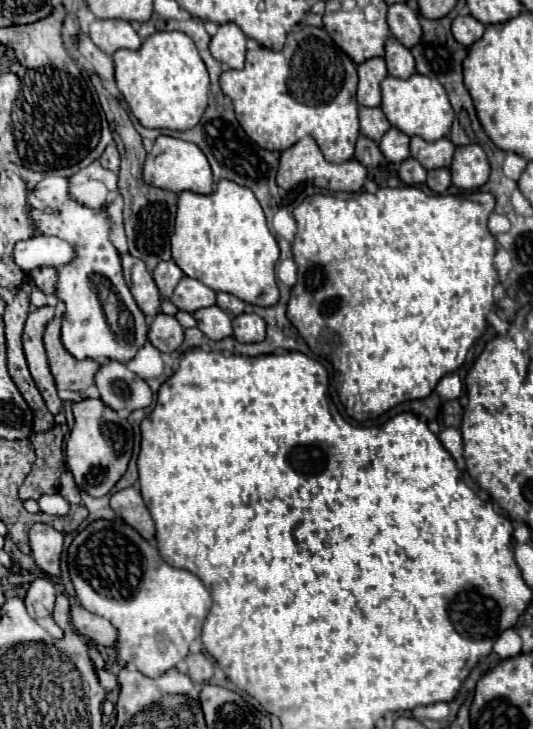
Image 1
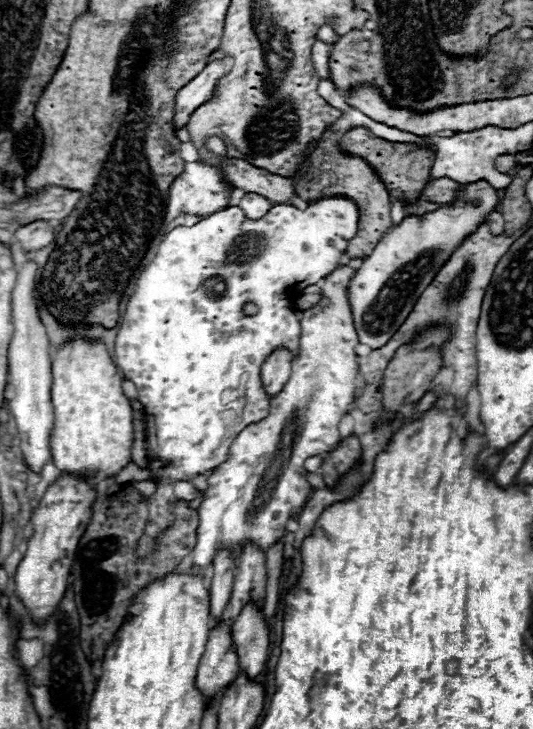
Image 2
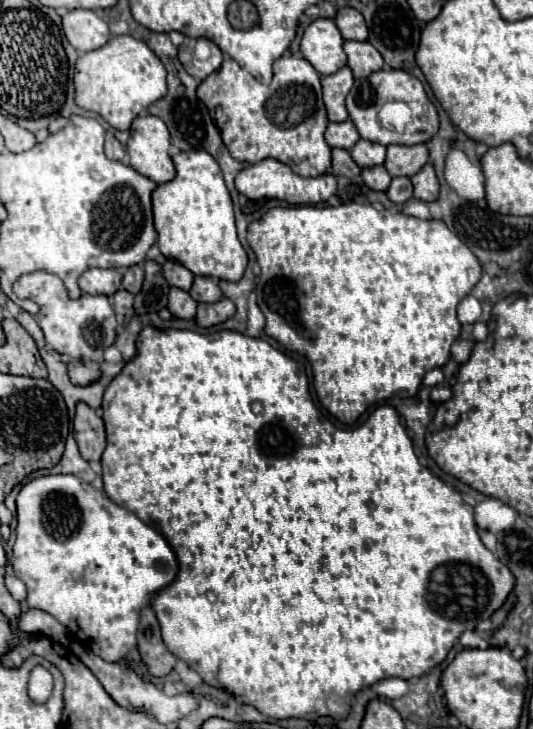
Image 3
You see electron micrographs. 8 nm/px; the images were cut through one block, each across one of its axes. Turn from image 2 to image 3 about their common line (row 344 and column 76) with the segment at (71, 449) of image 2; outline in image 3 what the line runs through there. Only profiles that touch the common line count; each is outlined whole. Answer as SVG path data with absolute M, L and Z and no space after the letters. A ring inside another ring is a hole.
M114 36L106 46L86 52L76 62L74 102L102 116L116 130L130 130L132 120L166 94L166 70L156 54L132 36Z

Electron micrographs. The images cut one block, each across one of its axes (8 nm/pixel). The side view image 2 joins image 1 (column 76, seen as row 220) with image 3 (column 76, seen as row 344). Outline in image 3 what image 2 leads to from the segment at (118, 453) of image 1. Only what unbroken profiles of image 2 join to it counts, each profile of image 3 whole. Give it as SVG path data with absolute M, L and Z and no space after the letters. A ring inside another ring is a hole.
M70 364L68 370L70 370L72 382L78 384L78 386L86 386L86 384L94 382L94 380L100 376L100 370L96 370L96 368L86 368L86 366L72 366L72 364Z

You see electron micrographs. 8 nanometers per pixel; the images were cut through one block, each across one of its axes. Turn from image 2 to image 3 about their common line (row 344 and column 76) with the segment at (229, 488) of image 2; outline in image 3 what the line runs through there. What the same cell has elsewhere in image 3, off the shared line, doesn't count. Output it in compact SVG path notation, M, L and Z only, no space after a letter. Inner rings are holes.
M32 272L32 274L20 276L14 282L14 294L18 298L30 298L40 306L40 312L34 318L36 318L38 326L42 328L46 344L50 348L54 348L58 354L64 354L64 356L80 356L80 358L88 358L94 362L102 362L104 348L108 348L116 338L116 316L114 316L114 310L108 302L108 296L104 296L104 294L96 294L96 296L82 294L78 300L72 300L72 298L68 298L64 282L50 272Z

